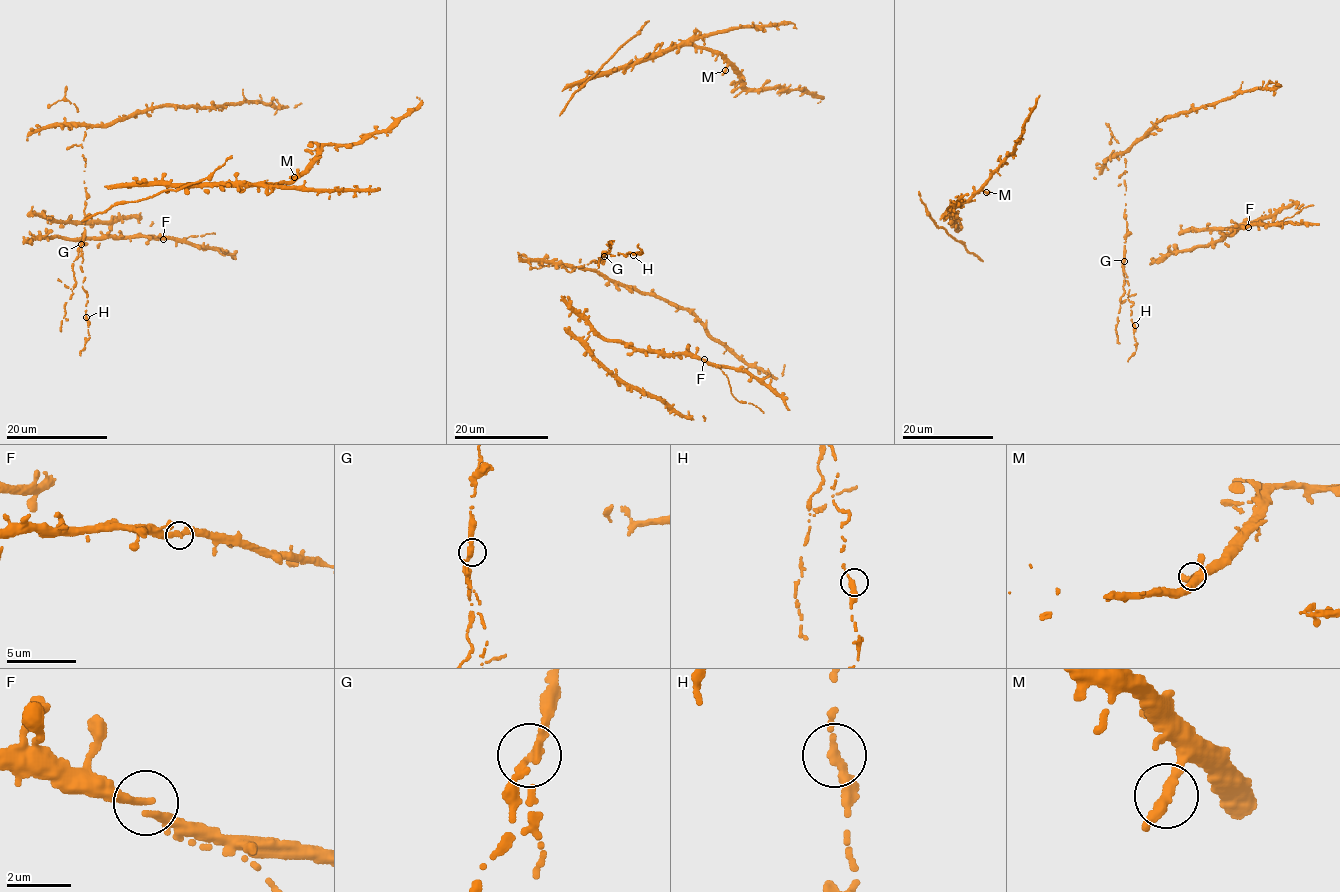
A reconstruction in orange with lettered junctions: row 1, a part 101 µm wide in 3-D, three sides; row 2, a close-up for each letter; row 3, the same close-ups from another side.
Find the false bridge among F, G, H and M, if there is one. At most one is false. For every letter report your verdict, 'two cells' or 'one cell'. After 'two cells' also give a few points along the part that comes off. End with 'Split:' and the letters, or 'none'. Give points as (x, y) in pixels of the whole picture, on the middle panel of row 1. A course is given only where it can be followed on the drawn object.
F: one cell
G: two cells | (603, 256), (603, 252), (611, 249), (607, 245), (609, 241), (612, 244)
H: one cell
M: one cell
Split: G

